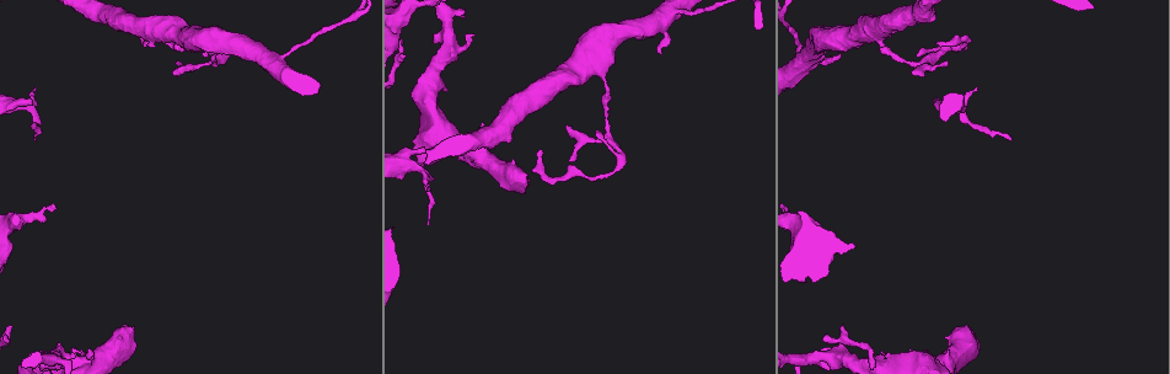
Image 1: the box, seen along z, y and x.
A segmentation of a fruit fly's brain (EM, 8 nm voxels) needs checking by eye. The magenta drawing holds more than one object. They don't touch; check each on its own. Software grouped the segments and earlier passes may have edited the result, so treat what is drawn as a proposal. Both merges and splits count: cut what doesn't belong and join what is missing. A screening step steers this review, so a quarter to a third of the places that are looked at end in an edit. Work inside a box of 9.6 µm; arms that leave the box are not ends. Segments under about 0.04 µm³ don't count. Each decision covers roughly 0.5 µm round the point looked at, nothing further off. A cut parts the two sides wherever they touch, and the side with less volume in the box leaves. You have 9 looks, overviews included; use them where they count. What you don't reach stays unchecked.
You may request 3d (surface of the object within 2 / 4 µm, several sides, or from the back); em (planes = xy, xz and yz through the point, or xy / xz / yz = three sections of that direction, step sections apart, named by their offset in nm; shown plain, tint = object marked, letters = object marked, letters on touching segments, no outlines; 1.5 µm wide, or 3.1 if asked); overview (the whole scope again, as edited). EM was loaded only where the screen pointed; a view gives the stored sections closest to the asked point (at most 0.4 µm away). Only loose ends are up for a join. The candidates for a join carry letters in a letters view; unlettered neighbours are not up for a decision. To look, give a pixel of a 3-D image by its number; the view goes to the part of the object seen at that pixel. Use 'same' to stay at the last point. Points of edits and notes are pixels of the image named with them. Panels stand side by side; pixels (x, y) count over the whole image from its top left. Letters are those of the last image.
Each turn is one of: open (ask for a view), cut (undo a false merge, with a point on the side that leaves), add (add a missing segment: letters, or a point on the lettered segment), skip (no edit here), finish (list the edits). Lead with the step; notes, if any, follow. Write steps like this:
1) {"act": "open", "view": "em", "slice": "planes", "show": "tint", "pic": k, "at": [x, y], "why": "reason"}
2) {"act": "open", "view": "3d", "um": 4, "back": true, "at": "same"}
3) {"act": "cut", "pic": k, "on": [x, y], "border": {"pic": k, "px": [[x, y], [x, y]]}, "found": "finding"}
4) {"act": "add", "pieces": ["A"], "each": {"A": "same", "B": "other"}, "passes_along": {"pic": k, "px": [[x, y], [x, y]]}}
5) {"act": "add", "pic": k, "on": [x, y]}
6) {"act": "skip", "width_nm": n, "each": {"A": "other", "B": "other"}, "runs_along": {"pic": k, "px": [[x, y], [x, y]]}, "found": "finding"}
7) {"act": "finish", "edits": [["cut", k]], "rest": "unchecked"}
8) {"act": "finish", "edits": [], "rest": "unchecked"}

{"act": "open", "view": "3d", "um": 4, "pic": 1, "at": [568, 125], "why": "thin end"}

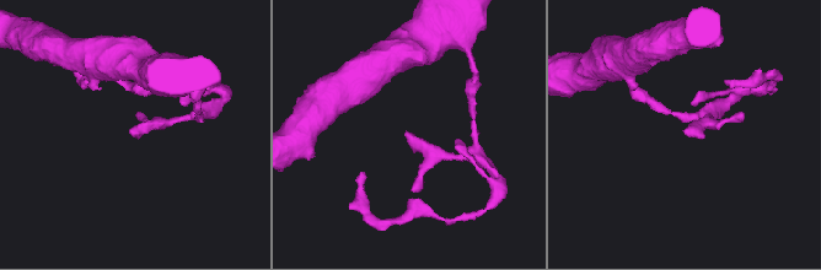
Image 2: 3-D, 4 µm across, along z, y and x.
{"act": "open", "view": "em", "slice": "xy", "step": 8, "show": "letters", "pic": 2, "at": [688, 135]}

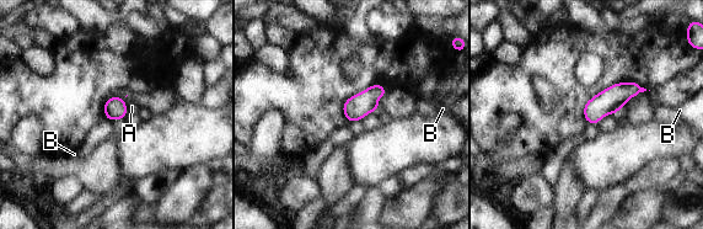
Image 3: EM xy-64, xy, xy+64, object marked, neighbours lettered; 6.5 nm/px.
{"act": "open", "view": "em", "slice": "planes", "show": "letters", "at": "same", "why": "another direction"}

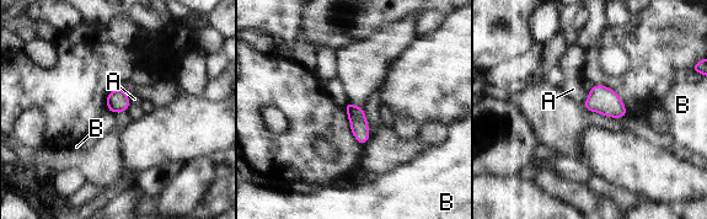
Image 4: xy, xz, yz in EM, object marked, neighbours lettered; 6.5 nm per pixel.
{"act": "skip", "width_nm": 120, "each": {"A": "other", "B": "other"}, "border": {"pic": 4, "px": [[130, 87], [128, 90], [129, 103]]}, "found": "no lettered segment goes on from it"}

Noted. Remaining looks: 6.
{"act": "open", "view": "em", "slice": "planes", "show": "letters", "pic": 1, "at": [660, 54], "why": "thin end"}

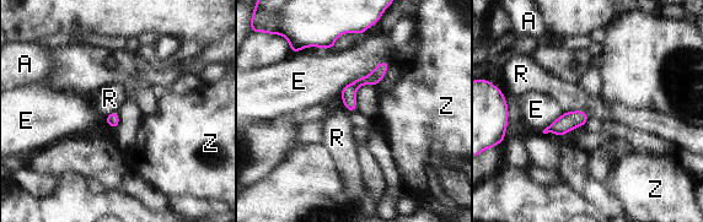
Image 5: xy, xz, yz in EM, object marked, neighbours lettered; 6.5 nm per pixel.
{"act": "skip", "each": {"A": "other", "E": "other", "R": "other", "Z": "other"}, "runs_along": {"pic": 5, "px": [[386, 64], [350, 90], [352, 108]]}, "found": "none of them fits"}

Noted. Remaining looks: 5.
{"act": "open", "view": "em", "slice": "planes", "show": "letters", "pic": 1, "at": [424, 152], "why": "branch stops here"}

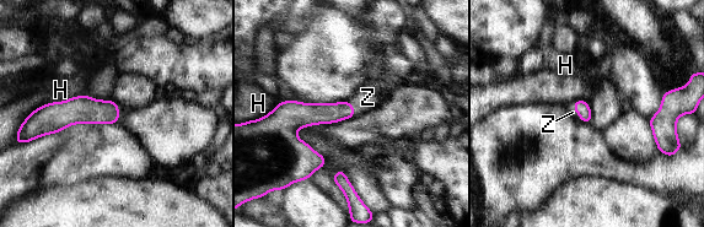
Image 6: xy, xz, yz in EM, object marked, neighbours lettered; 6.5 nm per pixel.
{"act": "add", "pieces": ["Z"], "each": {"H": "other", "Z": "same"}, "found": "it goes on there"}

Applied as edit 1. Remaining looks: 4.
{"act": "finish", "edits": [["add", 6]], "rest": "unchecked"}

